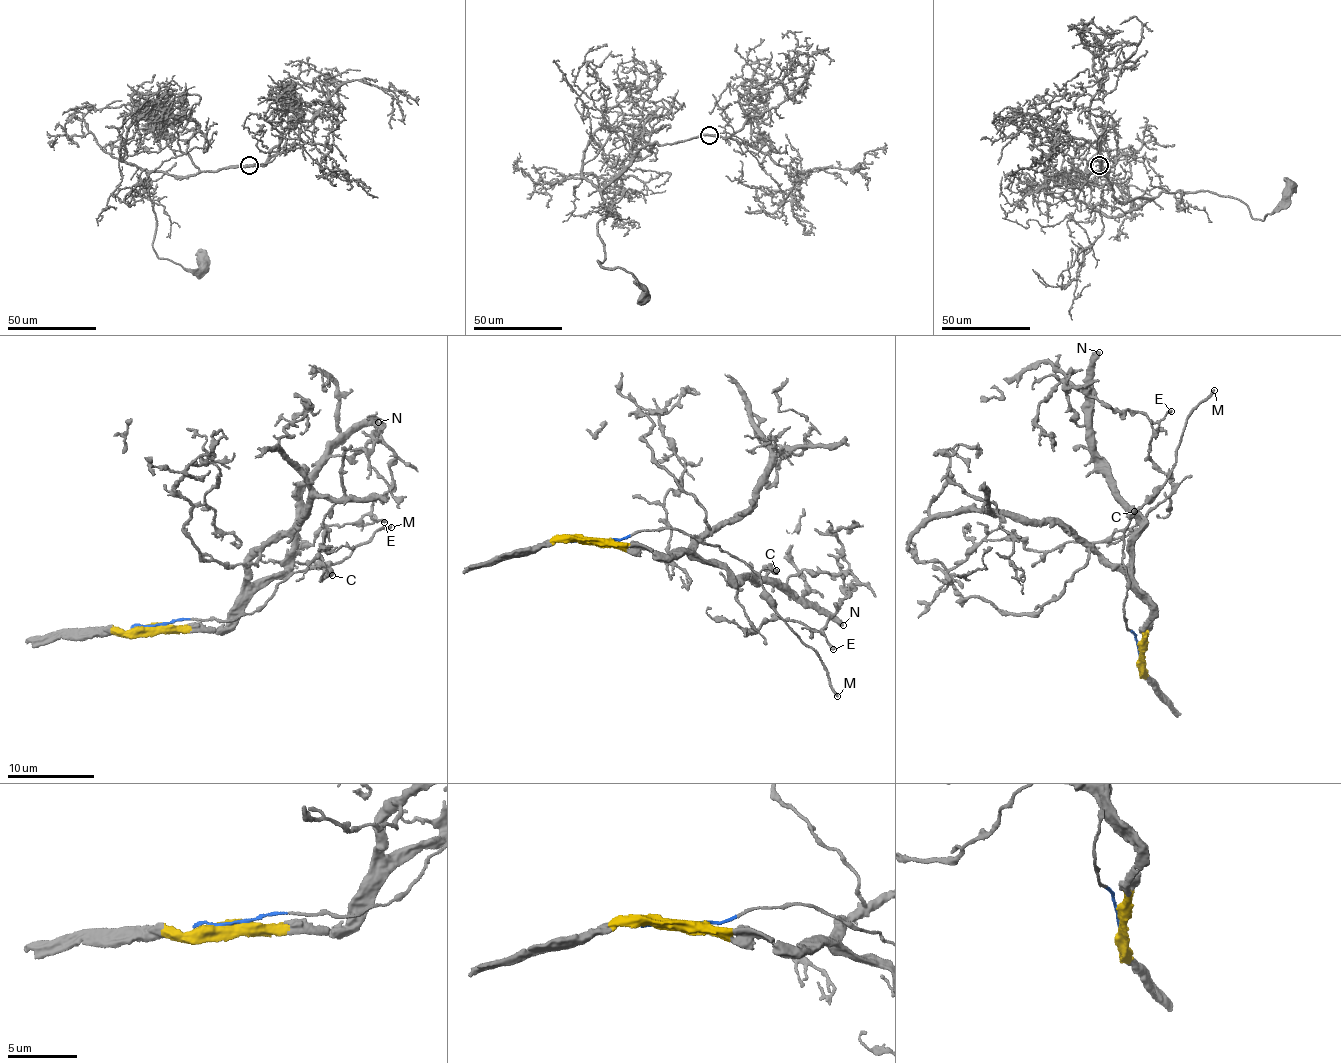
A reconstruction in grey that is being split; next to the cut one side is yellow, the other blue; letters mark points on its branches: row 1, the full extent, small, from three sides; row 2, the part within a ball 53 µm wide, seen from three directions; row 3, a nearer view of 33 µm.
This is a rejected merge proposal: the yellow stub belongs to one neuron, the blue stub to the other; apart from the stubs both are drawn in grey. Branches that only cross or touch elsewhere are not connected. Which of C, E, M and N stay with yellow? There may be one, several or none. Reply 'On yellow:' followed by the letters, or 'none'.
On yellow: E, N

